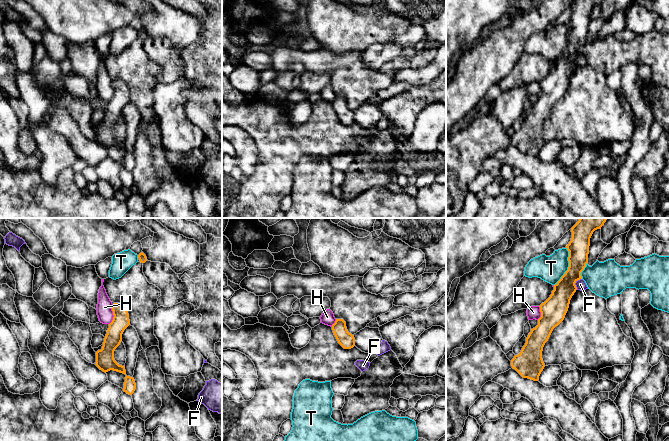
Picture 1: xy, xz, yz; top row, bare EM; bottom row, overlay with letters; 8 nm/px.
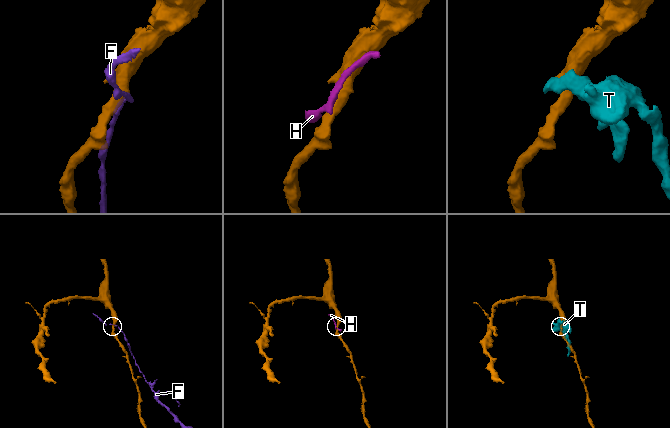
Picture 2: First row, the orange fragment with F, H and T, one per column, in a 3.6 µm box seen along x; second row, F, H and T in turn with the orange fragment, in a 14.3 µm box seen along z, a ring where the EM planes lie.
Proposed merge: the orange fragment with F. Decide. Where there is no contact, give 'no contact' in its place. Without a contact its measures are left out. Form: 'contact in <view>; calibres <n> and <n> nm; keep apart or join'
contact in yz; calibres 190 and 80 nm; keep apart

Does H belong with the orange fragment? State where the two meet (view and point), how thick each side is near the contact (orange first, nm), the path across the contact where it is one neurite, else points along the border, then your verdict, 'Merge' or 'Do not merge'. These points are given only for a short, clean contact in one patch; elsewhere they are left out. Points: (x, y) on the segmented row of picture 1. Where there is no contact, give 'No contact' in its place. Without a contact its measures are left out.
Touches orange at xy (113, 314). Thickness 140 nm (orange) against 130 nm. Boundary: xy (113, 304), (113, 319), (109, 324). Do not merge

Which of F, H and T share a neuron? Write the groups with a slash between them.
F / H / T

